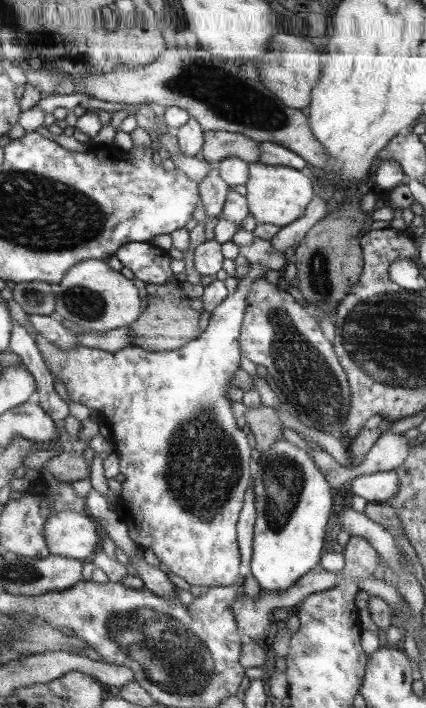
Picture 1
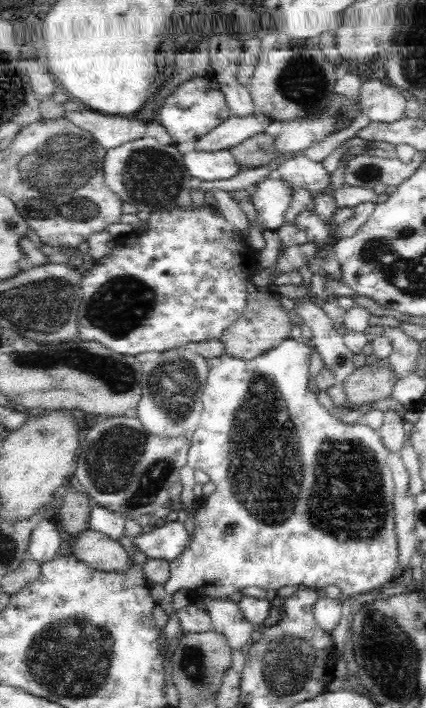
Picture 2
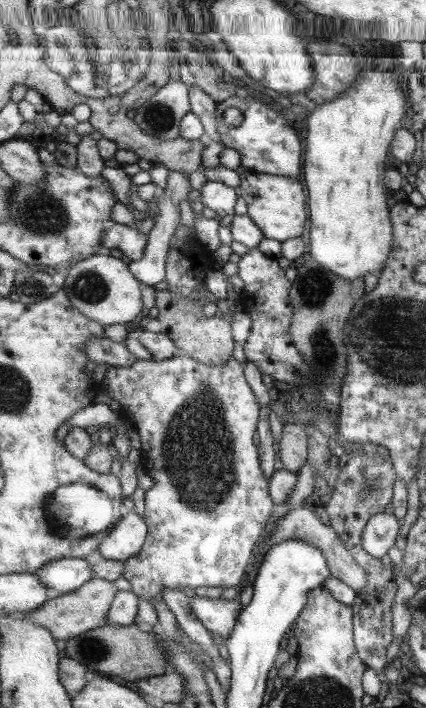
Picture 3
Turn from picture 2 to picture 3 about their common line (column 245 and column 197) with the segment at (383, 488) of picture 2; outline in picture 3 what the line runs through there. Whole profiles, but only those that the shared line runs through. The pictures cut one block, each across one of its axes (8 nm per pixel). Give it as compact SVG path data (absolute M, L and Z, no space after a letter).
M176 354L171 356L171 358L165 358L165 360L137 360L134 359L133 364L129 364L129 366L109 366L107 370L103 374L103 378L101 381L101 388L107 392L107 396L115 400L119 405L119 414L122 417L130 418L130 415L133 416L134 429L137 431L140 448L139 448L139 459L141 465L144 467L144 471L147 476L153 481L153 486L149 488L145 492L145 511L143 512L142 522L146 525L147 535L145 536L145 541L143 545L133 554L133 556L129 556L127 560L123 560L123 572L121 572L121 576L127 580L130 584L130 592L135 594L139 599L145 600L151 603L151 600L155 600L155 602L162 602L162 591L161 588L173 588L178 591L183 590L183 588L199 588L199 586L213 586L213 588L231 588L235 586L235 584L239 584L239 580L243 579L243 574L245 574L246 568L248 567L248 563L252 558L252 551L256 548L256 543L260 539L260 537L264 534L265 528L267 528L268 521L274 511L274 505L271 501L271 498L268 494L268 480L264 477L263 470L259 470L259 457L257 454L257 450L255 450L255 446L253 446L253 434L255 434L255 424L257 424L257 412L259 412L259 406L257 406L257 400L255 400L255 396L253 396L253 392L251 392L251 388L247 386L247 382L245 382L245 378L243 378L243 374L241 374L241 366L235 362L235 358L233 356L229 356L227 358L227 362L225 364L217 364L217 365L204 365L201 364L200 361L193 360L189 358L185 354Z

